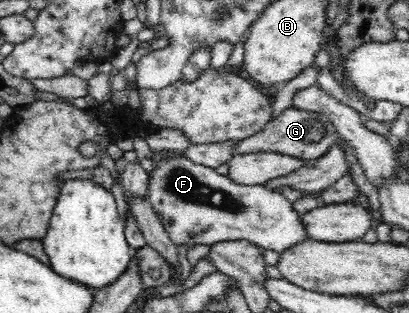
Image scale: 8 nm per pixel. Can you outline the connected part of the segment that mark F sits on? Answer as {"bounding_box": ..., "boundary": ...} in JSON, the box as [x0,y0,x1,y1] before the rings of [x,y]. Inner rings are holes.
{"bounding_box":[147,151,310,254],"boundary":[[[170,151],[156,153],[156,157],[155,169],[149,173],[147,199],[177,246],[184,243],[210,246],[220,241],[248,240],[258,247],[282,254],[292,245],[310,240],[308,232],[304,231],[301,215],[294,210],[293,203],[266,185],[238,185],[228,175],[219,175],[214,169],[194,164],[188,158],[172,156]]]}

